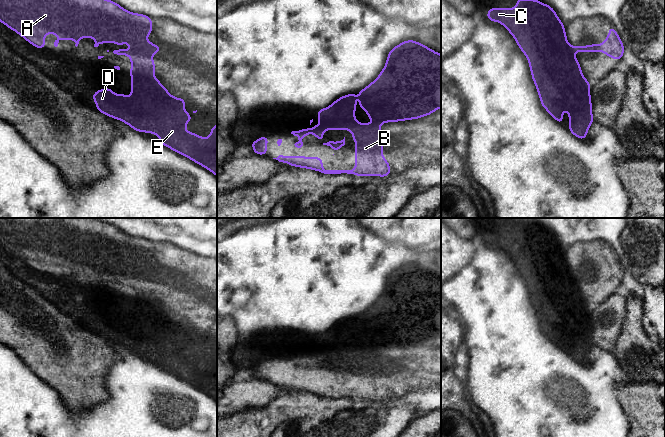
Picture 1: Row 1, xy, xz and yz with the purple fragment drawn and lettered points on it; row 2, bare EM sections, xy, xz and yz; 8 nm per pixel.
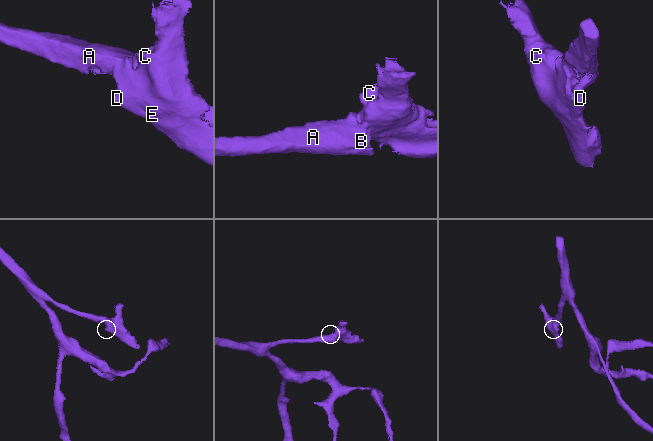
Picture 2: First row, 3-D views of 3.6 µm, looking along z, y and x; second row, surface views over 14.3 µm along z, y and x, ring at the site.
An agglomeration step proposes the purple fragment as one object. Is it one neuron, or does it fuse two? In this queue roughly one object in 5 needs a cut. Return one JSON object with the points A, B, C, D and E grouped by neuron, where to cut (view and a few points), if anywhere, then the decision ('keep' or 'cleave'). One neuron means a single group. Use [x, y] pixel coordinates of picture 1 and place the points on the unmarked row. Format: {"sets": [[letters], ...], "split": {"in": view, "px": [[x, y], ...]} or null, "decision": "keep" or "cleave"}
{"sets": [["A", "B", "C", "D", "E"]], "split": null, "decision": "keep"}

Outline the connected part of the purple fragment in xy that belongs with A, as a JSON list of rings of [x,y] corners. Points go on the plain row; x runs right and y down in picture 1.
[[[0,218],[0,246],[9,253],[15,255],[35,272],[45,273],[45,259],[55,258],[58,263],[54,270],[57,271],[60,264],[74,264],[75,270],[81,262],[93,262],[94,271],[101,267],[113,266],[121,270],[123,267],[130,269],[129,274],[114,274],[119,280],[128,279],[131,285],[131,320],[114,318],[112,312],[97,314],[91,322],[96,327],[96,333],[102,338],[128,348],[133,354],[140,357],[151,357],[159,361],[160,367],[169,373],[181,378],[212,396],[217,401],[217,348],[211,351],[211,357],[207,362],[186,354],[186,347],[193,344],[187,334],[183,332],[188,327],[183,322],[172,320],[167,312],[155,302],[155,285],[151,283],[156,276],[160,276],[160,270],[152,268],[147,259],[152,258],[152,242],[144,238],[132,237],[112,224],[91,218]]]

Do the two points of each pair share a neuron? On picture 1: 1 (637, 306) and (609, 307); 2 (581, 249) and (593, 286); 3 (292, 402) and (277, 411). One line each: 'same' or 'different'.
1: different
2: same
3: same

